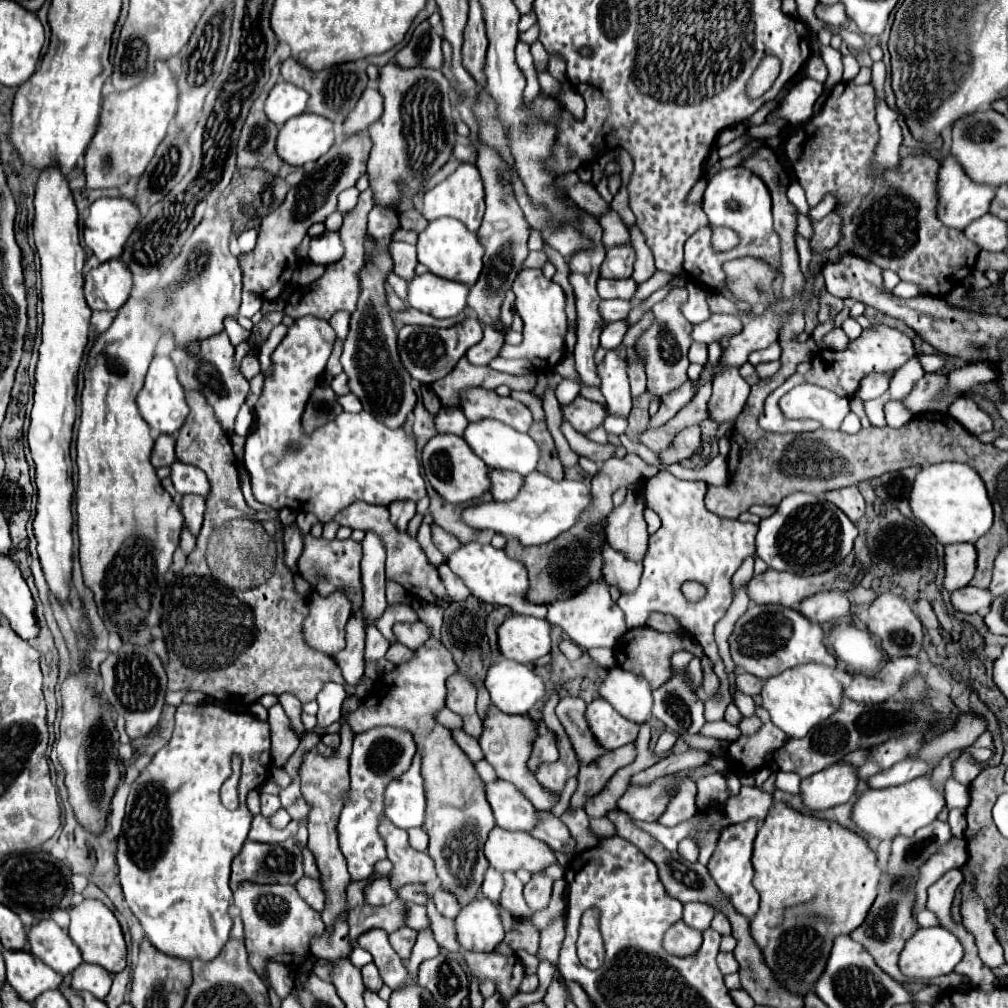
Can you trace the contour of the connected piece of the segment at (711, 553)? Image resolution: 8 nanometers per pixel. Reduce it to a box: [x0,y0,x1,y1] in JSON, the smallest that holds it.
[618,471,758,663]

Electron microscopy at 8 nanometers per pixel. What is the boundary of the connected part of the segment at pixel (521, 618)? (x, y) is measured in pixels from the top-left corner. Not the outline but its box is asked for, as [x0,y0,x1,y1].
[498,615,550,665]

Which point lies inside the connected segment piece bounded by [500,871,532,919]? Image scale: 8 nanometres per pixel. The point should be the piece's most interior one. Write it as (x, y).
(511, 898)

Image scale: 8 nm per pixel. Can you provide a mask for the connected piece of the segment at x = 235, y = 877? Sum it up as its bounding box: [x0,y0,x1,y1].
[230,819,308,889]

